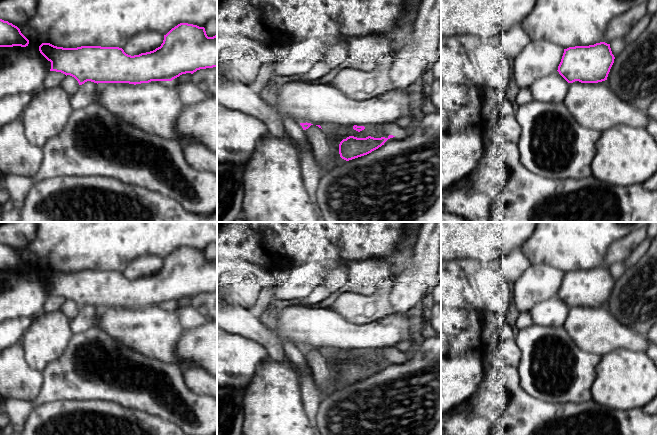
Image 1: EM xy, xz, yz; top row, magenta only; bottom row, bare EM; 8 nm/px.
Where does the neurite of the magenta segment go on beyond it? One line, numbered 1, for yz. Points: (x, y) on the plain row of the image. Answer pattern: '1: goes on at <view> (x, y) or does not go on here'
1: does not go on here

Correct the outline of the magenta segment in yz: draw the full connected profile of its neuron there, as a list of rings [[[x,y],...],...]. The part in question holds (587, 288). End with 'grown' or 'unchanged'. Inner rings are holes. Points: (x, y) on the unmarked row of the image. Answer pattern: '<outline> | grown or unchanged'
[[[605,266],[569,271],[564,273],[557,295],[568,307],[598,307],[607,304],[614,283]]] | unchanged

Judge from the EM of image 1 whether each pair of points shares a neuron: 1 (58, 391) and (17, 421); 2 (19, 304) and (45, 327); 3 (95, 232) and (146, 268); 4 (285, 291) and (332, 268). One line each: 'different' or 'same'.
1: same
2: different
3: different
4: same

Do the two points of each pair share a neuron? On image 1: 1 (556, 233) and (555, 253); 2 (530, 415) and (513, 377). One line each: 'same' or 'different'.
1: same
2: same

